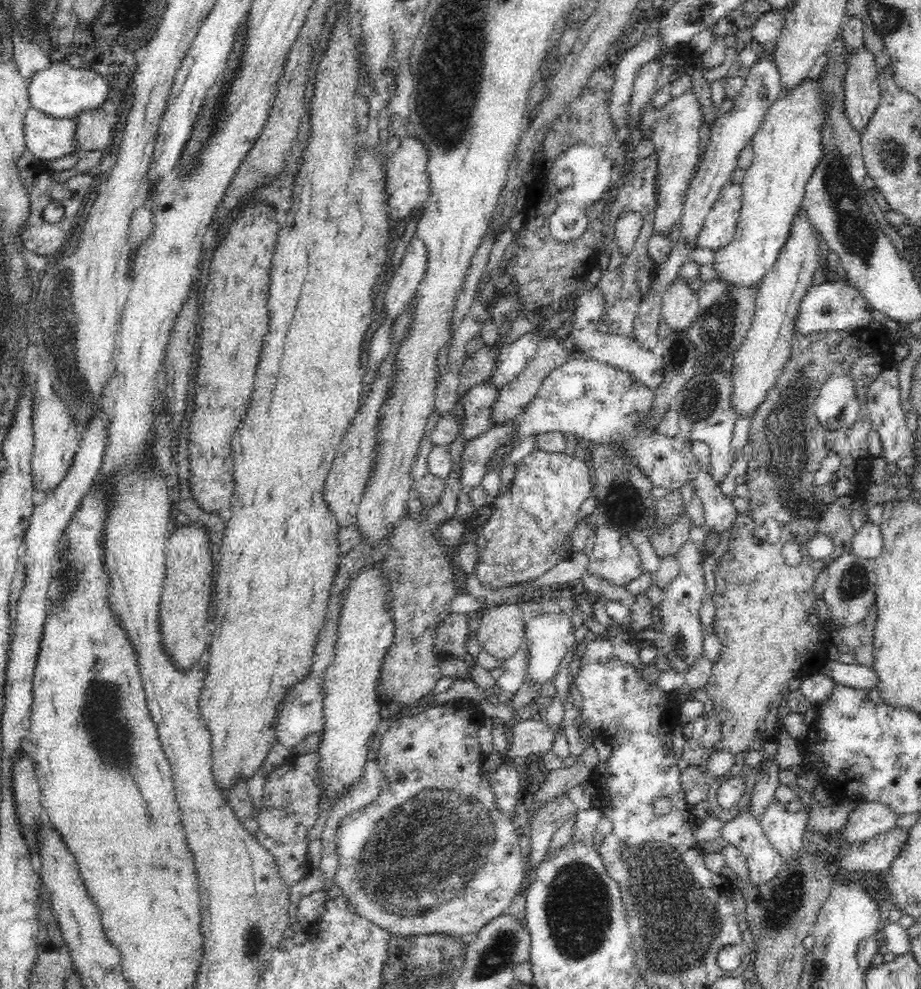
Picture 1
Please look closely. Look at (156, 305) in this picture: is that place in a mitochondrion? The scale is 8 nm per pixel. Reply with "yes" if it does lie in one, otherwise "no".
no

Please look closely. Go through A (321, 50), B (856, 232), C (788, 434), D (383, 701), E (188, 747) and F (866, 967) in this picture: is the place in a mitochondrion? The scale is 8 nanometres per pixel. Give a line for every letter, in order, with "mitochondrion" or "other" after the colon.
A: other
B: mitochondrion
C: mitochondrion
D: other
E: other
F: other

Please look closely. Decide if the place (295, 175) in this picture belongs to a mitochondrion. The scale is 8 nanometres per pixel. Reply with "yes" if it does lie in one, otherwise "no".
no

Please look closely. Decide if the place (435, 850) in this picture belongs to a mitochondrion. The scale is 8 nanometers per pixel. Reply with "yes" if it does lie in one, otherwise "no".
yes

